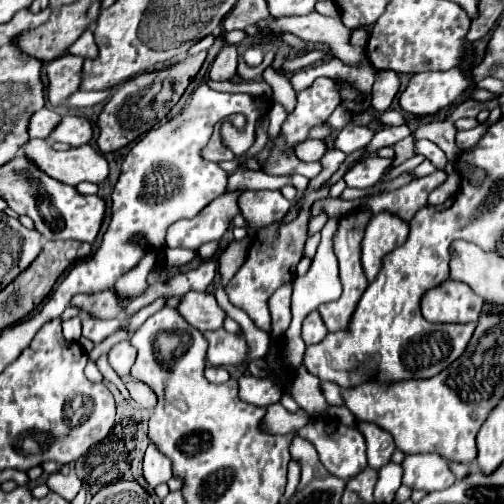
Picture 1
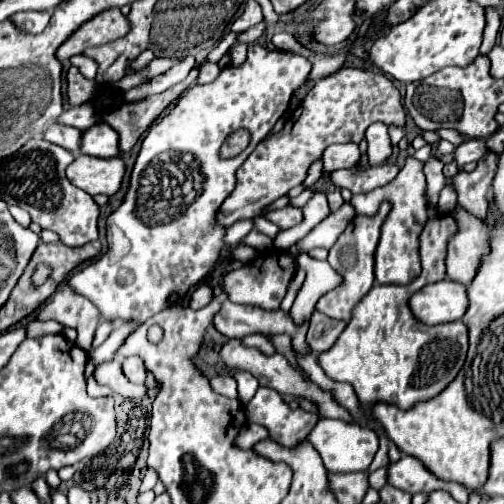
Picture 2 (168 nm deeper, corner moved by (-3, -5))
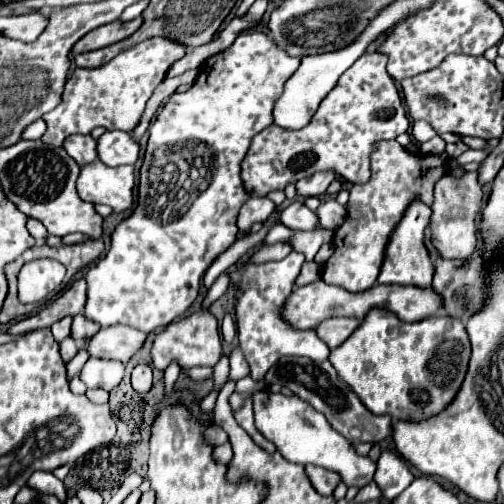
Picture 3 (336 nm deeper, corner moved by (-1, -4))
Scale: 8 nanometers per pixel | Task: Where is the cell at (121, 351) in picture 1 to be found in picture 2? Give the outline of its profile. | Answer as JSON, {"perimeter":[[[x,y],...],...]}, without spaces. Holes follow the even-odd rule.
{"perimeter":[[[131,356],[123,360],[123,374],[133,382],[133,384],[143,384],[145,382],[145,368],[141,358]]]}

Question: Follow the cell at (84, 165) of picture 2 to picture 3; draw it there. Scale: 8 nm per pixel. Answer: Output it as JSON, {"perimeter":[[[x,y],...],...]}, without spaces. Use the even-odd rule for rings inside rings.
{"perimeter":[[[95,161],[93,165],[83,165],[77,179],[77,191],[83,201],[105,203],[115,213],[131,209],[133,187],[135,171],[131,165],[107,167]]]}

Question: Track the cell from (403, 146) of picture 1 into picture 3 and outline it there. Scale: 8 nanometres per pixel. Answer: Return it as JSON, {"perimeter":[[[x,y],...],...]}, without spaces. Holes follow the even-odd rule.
{"perimeter":[[[415,121],[411,135],[413,135],[415,141],[423,143],[423,141],[429,141],[431,137],[435,137],[437,133],[435,133],[435,129],[431,129],[431,125],[427,125],[427,121]]]}

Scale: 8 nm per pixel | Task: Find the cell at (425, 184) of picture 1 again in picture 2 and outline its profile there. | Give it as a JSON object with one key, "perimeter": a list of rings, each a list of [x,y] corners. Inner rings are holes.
{"perimeter":[[[487,152],[479,166],[473,172],[459,172],[453,178],[447,178],[447,186],[453,186],[457,192],[457,204],[475,218],[487,218],[487,200],[485,194],[491,188],[493,176],[497,170],[497,156]]]}

